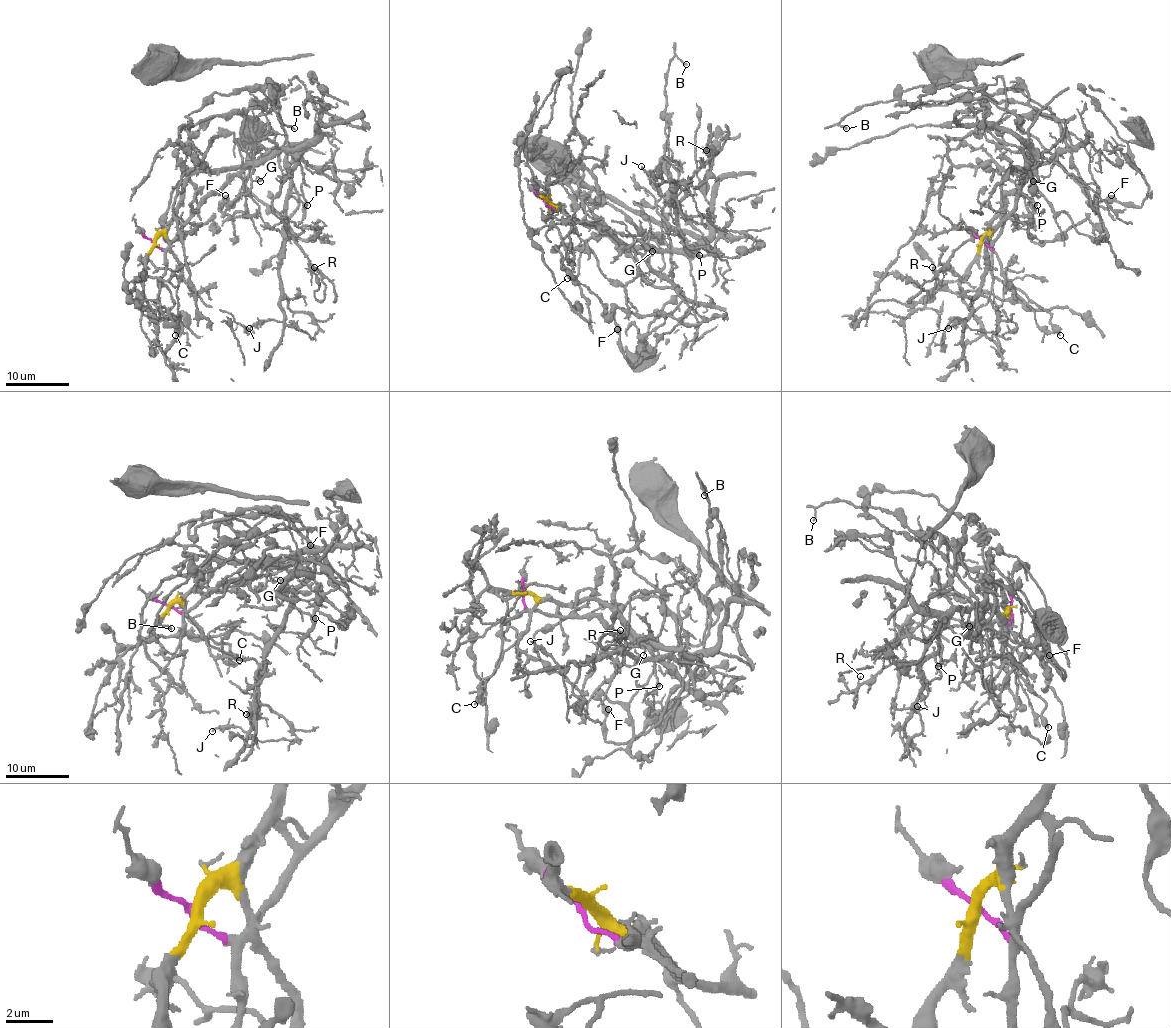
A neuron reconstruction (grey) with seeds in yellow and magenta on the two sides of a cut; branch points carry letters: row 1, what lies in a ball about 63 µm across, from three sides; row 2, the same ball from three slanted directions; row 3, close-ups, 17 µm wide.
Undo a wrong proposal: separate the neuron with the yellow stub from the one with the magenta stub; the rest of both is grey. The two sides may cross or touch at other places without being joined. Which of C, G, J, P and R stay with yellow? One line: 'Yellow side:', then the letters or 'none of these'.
Yellow side: G, J, P, R

